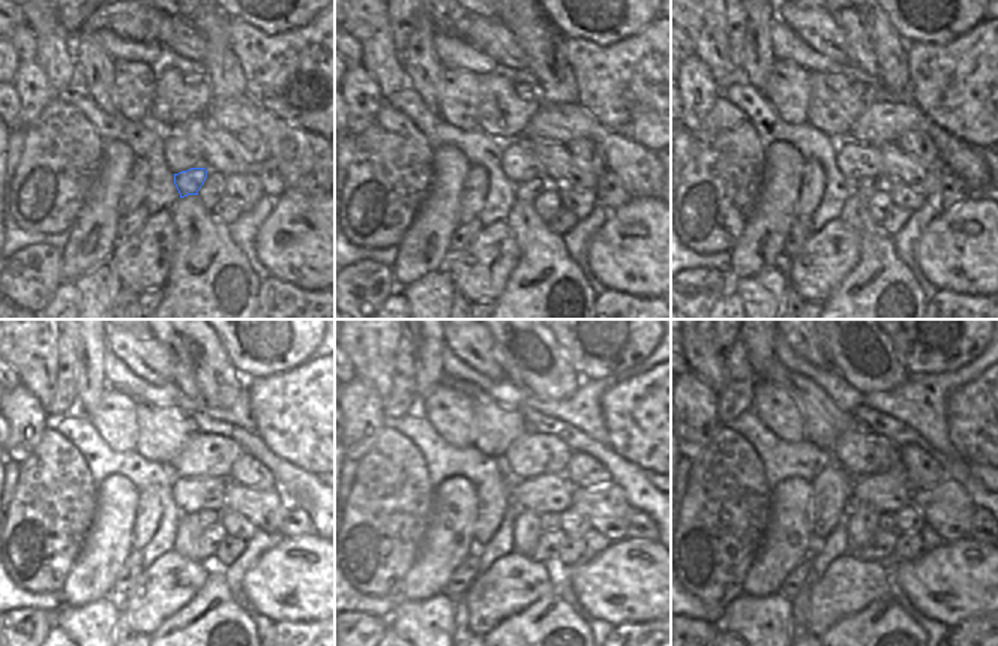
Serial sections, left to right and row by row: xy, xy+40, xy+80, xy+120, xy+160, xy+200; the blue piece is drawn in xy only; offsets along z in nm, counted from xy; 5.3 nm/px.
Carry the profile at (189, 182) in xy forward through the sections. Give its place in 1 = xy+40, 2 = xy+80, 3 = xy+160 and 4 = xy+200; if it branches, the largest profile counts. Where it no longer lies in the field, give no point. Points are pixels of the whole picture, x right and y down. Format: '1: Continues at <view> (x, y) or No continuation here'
1: Continues at xy+40 (527, 191)
2: Continues at xy+80 (866, 188)
3: Continues at xy+160 (548, 520)
4: Continues at xy+200 (886, 519)

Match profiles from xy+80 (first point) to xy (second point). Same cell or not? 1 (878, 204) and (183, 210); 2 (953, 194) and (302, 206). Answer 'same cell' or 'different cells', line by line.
1: different cells
2: different cells

